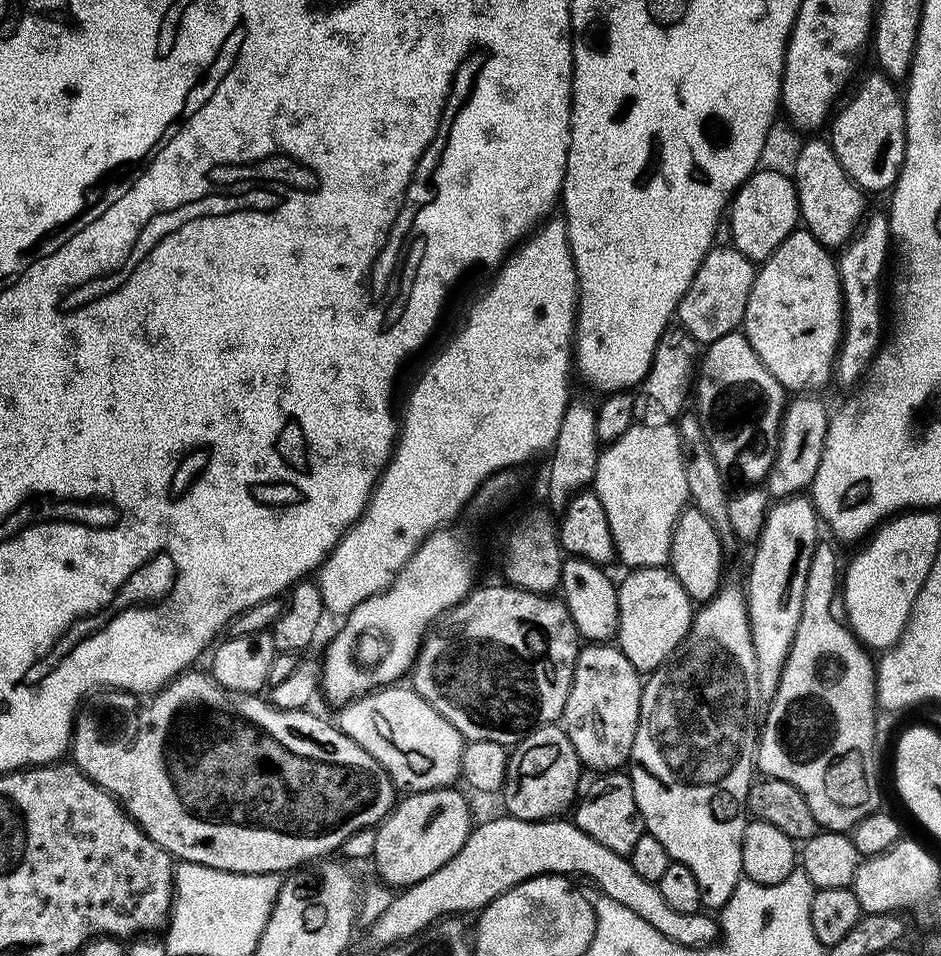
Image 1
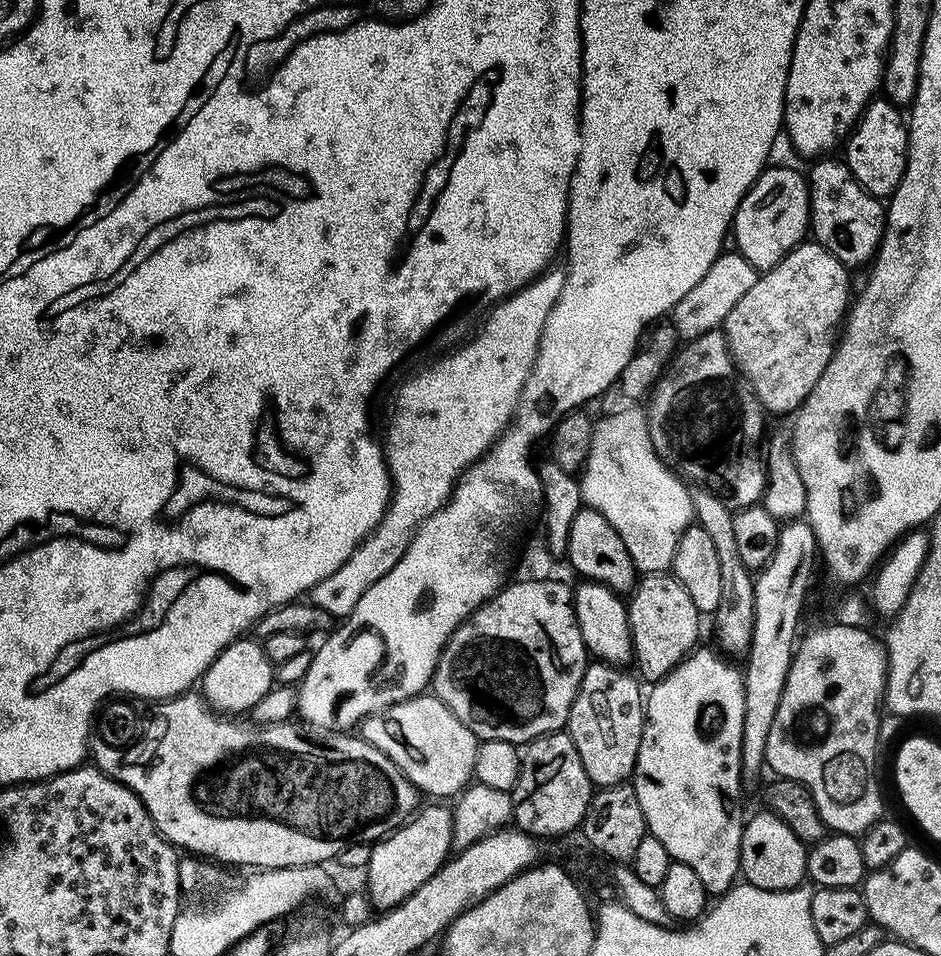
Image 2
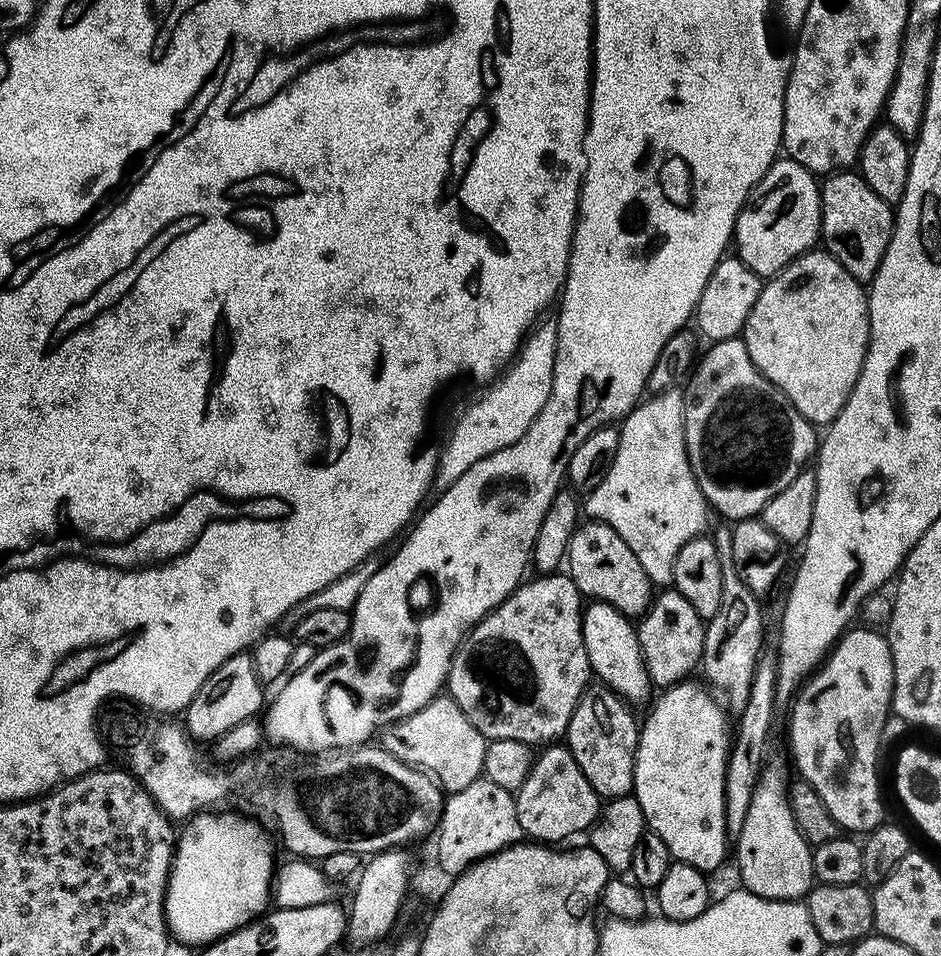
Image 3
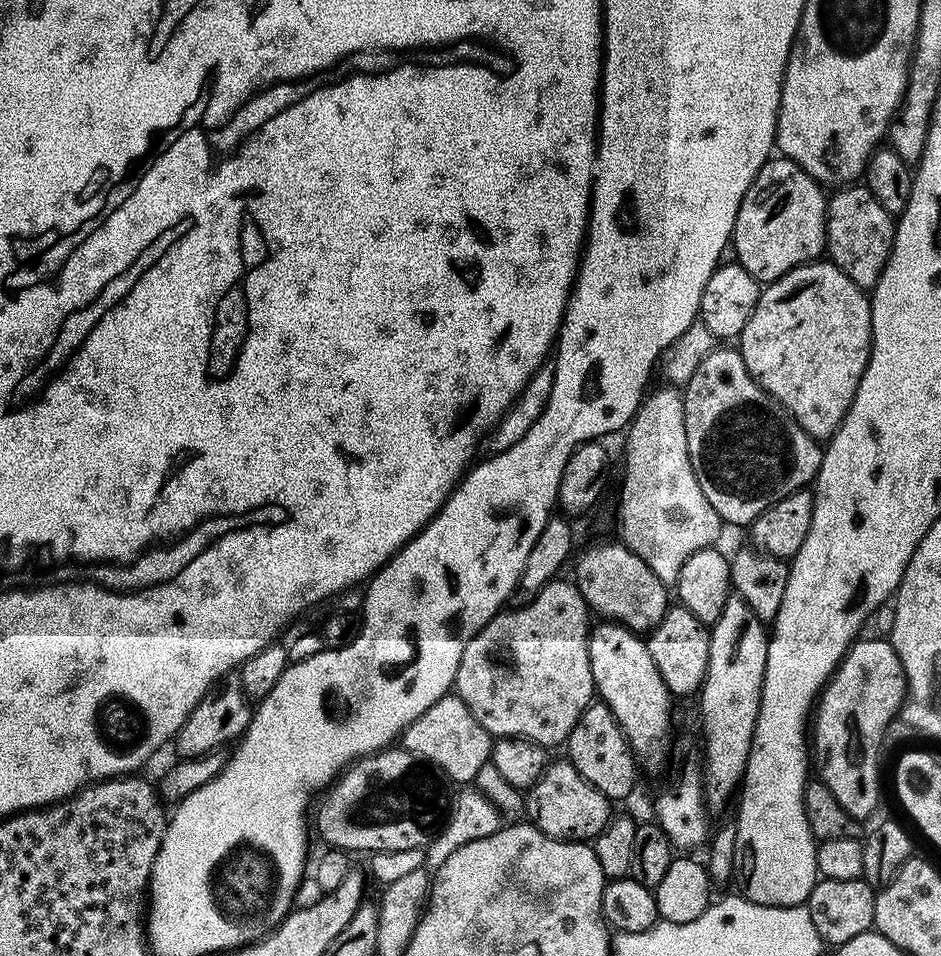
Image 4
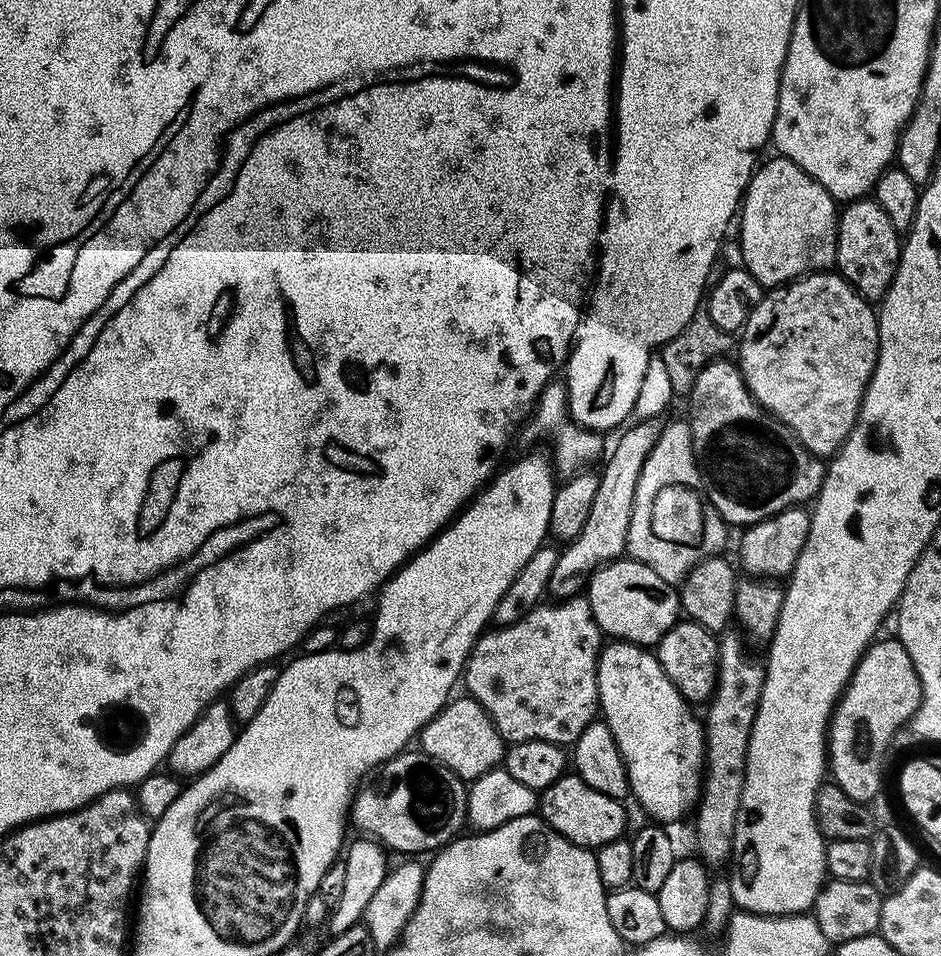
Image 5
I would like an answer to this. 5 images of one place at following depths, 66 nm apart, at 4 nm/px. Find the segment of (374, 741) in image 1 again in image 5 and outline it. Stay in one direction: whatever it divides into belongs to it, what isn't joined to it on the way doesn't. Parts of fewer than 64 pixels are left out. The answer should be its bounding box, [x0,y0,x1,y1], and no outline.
[418,696,506,782]

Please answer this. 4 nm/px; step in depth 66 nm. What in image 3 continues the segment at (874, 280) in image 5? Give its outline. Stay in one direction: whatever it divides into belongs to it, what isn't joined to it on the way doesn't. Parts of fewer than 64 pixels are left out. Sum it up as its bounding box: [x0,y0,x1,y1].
[820,170,894,282]

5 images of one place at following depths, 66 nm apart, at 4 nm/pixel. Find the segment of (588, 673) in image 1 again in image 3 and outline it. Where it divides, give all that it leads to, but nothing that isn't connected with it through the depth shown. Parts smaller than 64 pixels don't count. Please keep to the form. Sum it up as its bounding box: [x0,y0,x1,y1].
[566,682,640,801]

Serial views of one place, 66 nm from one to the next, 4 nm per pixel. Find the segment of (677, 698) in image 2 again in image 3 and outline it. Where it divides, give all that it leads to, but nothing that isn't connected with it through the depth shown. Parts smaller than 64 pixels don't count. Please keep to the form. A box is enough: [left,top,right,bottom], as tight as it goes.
[632,678,730,874]

